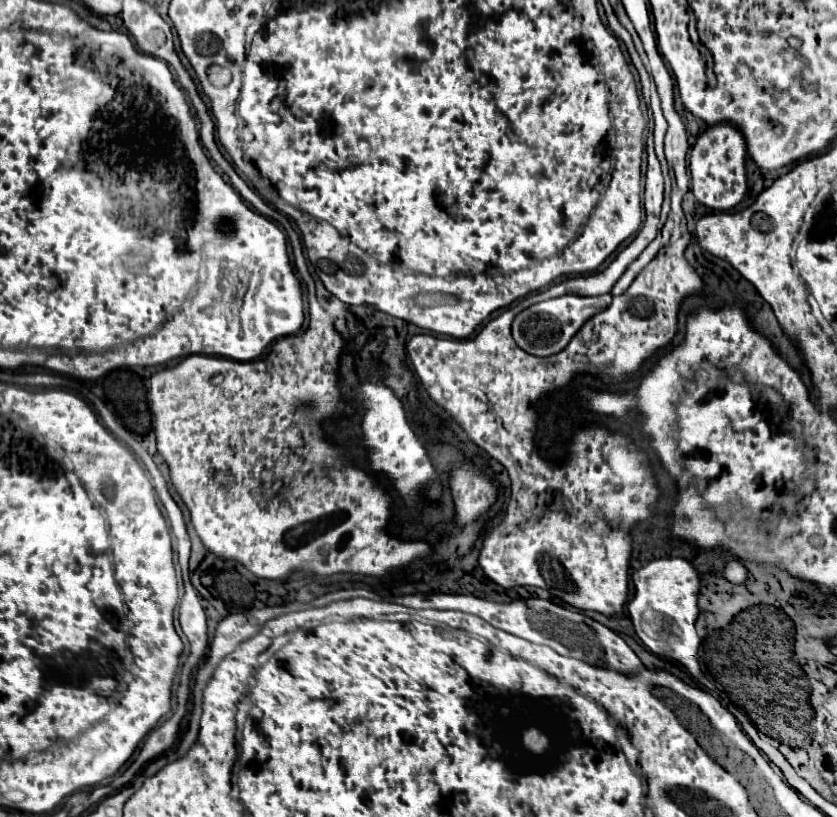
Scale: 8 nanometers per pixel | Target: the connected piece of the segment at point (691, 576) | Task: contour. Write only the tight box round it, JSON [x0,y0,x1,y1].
[627,557,705,685]

